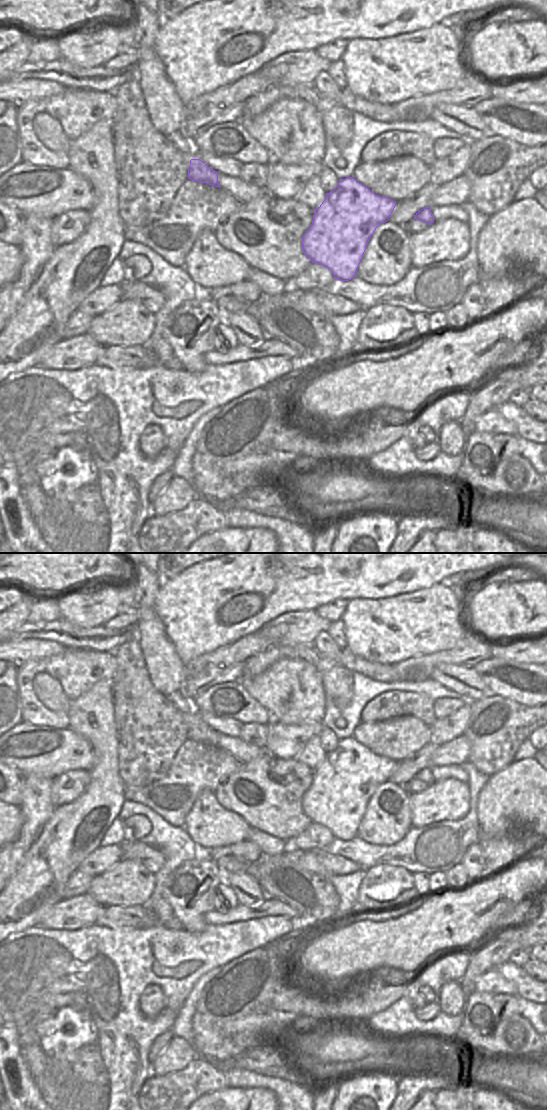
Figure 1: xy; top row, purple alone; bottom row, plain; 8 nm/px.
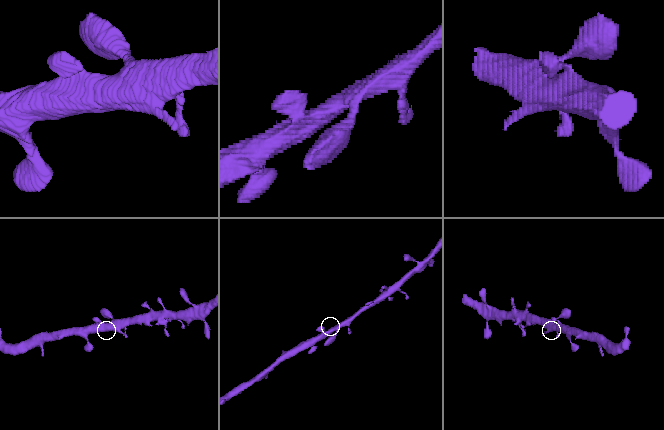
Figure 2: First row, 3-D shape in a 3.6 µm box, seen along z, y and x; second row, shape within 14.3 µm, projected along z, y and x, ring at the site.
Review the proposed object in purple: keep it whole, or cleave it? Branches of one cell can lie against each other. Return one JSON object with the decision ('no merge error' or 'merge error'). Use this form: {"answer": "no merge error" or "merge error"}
{"answer": "no merge error"}

